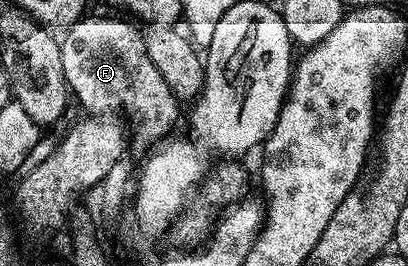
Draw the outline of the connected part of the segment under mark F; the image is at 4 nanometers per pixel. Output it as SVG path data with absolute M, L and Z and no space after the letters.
M83 16L65 27L63 34L66 35L60 38L64 80L87 115L121 115L128 123L128 138L133 149L135 146L138 150L149 151L175 133L180 99L174 95L172 88L168 88L164 76L156 72L156 64L148 60L145 37L137 30L139 27L130 22Z

